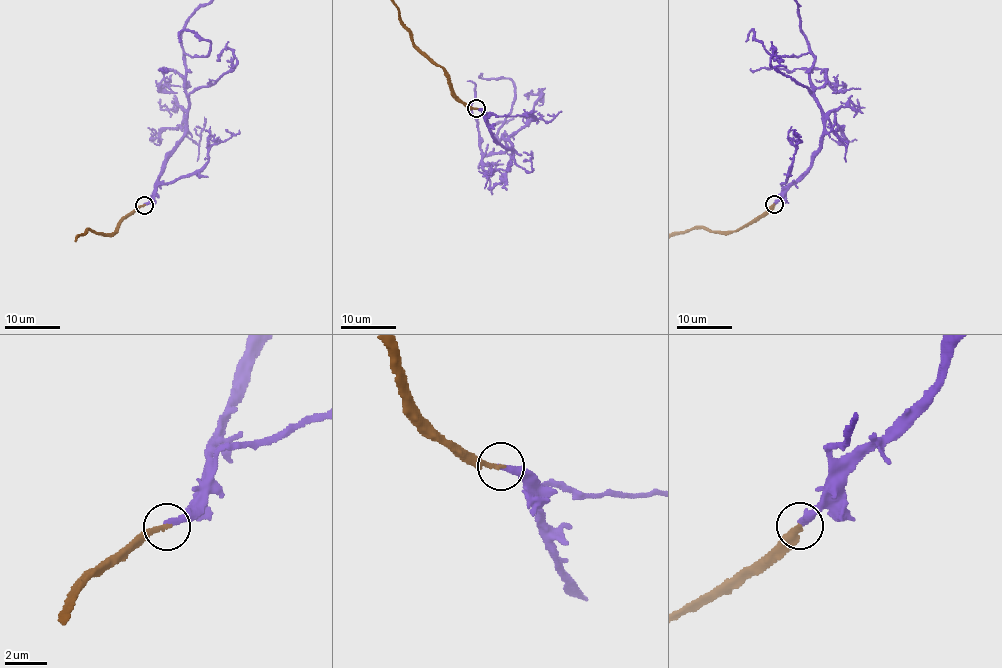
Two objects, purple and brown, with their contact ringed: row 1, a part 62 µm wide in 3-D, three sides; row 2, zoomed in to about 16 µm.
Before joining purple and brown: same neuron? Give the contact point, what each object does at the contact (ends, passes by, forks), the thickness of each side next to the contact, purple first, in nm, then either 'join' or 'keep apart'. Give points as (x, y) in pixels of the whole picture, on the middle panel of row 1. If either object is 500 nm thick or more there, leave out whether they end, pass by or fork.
at (476, 108); purple ends there; brown ends there; 320 nm thick on the purple side, 200 nm on the other; keep apart

